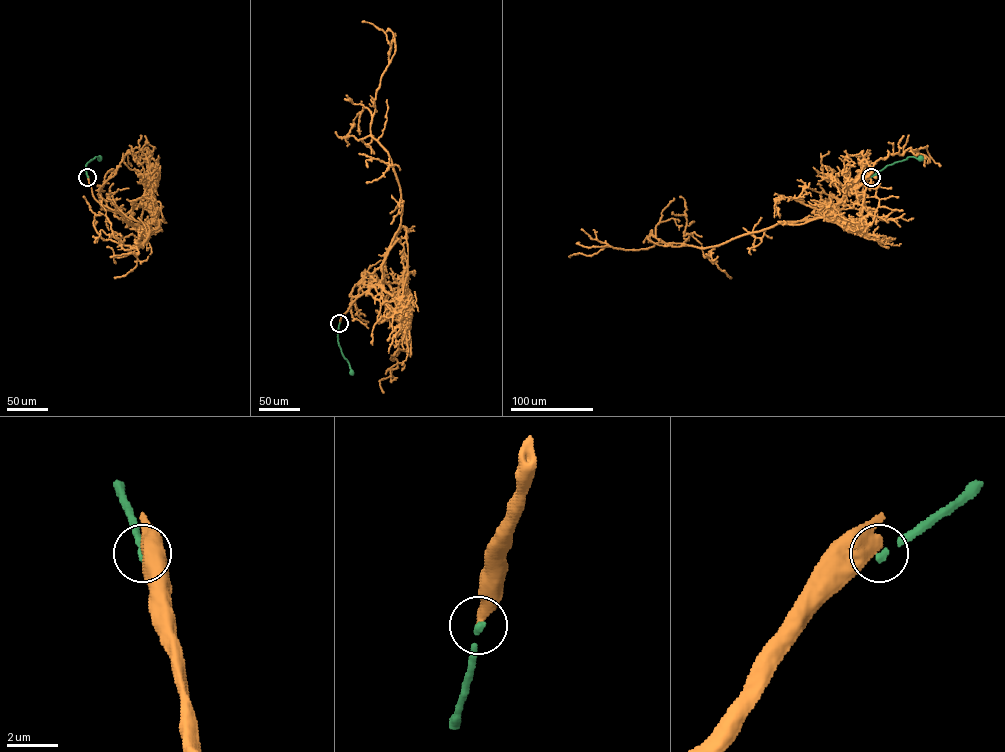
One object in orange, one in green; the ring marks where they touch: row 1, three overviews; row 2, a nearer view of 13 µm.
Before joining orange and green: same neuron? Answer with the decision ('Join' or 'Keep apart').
Keep apart

